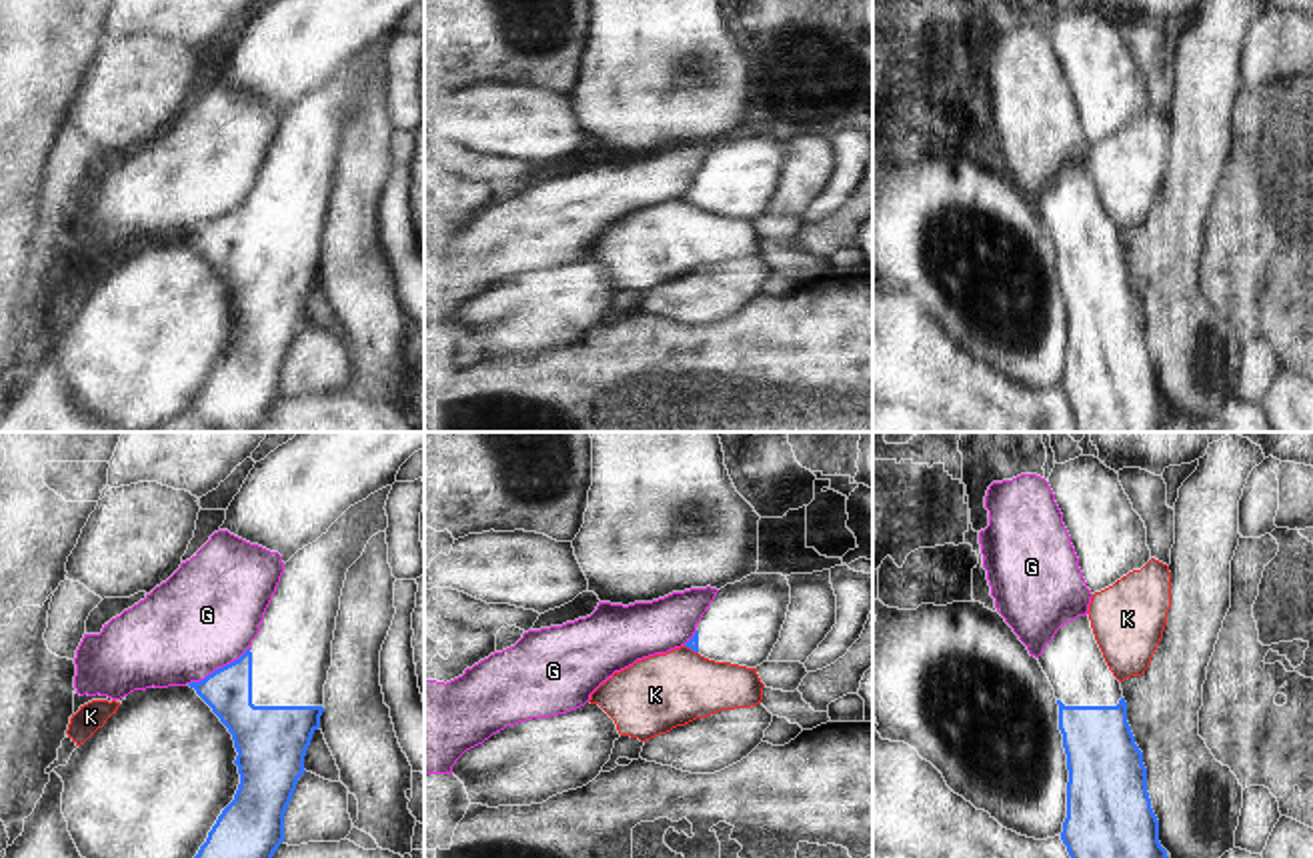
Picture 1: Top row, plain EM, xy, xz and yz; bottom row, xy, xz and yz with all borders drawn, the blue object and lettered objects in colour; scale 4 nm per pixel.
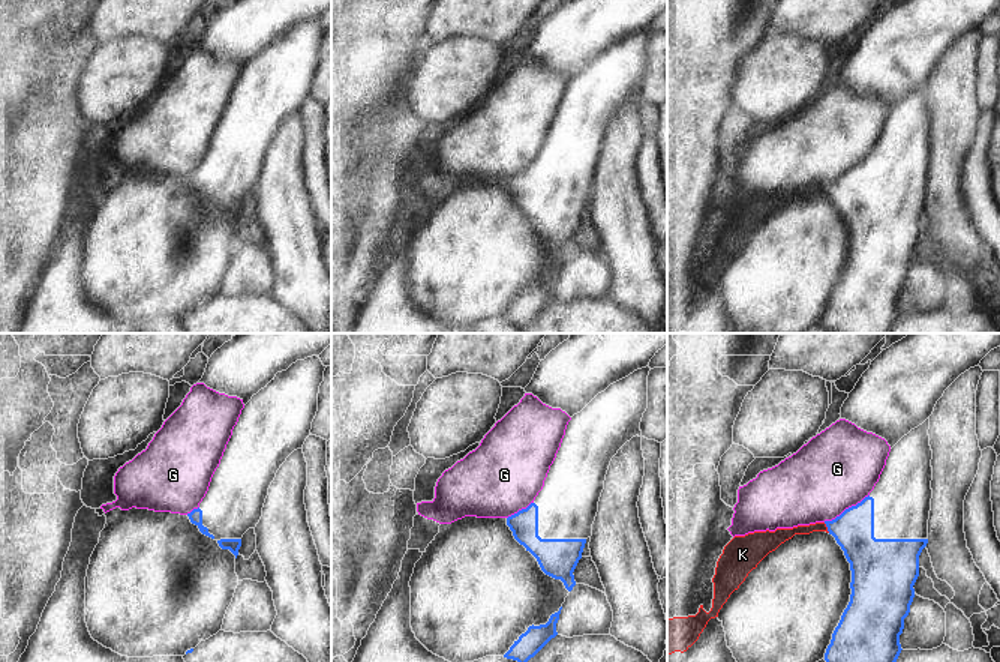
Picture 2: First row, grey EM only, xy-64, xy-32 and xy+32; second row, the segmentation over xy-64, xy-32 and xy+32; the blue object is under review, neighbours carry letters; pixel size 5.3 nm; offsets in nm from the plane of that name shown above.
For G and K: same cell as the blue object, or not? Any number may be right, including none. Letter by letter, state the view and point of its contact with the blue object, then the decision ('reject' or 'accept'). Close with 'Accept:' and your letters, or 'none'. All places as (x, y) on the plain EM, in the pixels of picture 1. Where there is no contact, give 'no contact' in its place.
G: xy (219, 220) | reject
K: xz (691, 200) | reject
Accept: none

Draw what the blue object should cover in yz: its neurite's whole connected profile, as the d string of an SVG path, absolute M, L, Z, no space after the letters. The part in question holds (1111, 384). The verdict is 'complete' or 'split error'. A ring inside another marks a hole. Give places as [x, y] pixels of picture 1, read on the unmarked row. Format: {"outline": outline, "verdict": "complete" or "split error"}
{"outline": "M1089 166L1061 178L1037 212L1059 256L1069 322L1061 392L1075 430L1167 432L1171 410L1159 394L1143 304Z", "verdict": "split error"}

